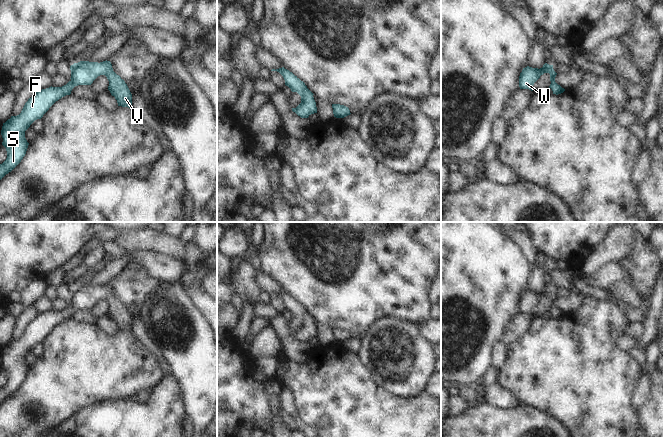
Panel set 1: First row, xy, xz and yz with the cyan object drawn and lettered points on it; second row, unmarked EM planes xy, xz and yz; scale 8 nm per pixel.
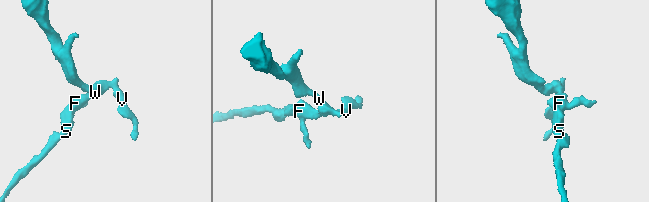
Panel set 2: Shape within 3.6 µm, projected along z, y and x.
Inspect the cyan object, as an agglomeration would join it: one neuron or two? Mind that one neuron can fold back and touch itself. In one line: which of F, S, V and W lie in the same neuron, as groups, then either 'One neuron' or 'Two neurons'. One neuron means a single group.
Groups: F S V W. One neuron

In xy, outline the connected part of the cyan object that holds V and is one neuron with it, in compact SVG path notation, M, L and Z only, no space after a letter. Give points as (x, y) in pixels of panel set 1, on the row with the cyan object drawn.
M80 61L71 65L70 70L71 80L66 85L38 90L28 99L19 115L11 116L3 123L2 145L6 148L7 158L0 164L0 180L25 156L29 145L25 131L35 120L41 119L56 101L70 95L75 86L91 85L98 76L105 75L109 81L108 90L117 100L118 106L132 108L132 94L125 81L113 71L110 61Z

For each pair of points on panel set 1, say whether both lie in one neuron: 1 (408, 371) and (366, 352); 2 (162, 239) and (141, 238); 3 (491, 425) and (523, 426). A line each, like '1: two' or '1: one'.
1: one
2: one
3: one

